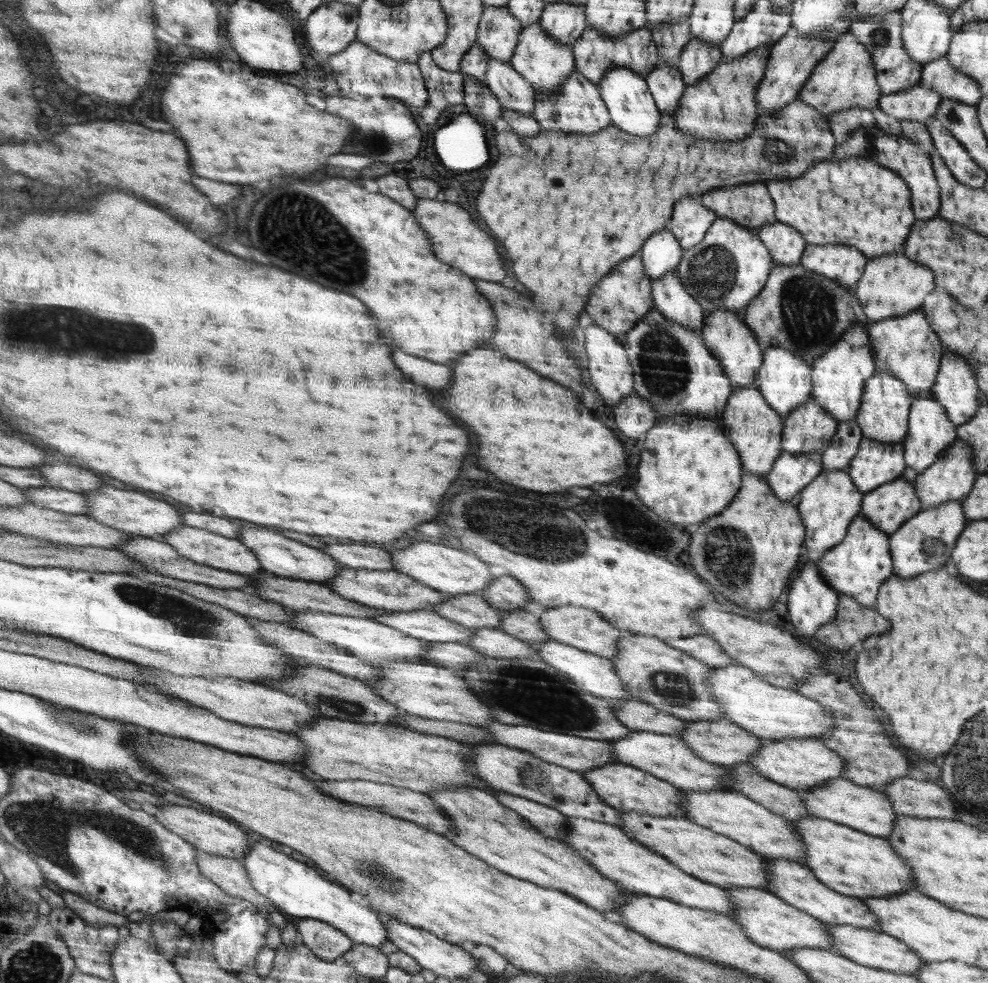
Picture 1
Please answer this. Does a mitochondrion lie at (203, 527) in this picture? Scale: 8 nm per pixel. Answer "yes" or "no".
no

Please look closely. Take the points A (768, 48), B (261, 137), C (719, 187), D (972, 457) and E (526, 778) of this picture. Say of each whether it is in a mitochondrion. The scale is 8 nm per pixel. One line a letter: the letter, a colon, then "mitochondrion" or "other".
A: other
B: other
C: other
D: other
E: mitochondrion

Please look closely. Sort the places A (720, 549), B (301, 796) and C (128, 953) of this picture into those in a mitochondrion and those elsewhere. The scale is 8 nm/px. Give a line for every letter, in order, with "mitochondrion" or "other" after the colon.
A: mitochondrion
B: other
C: other

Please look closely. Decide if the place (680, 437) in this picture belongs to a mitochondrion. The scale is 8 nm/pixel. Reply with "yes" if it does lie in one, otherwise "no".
no

